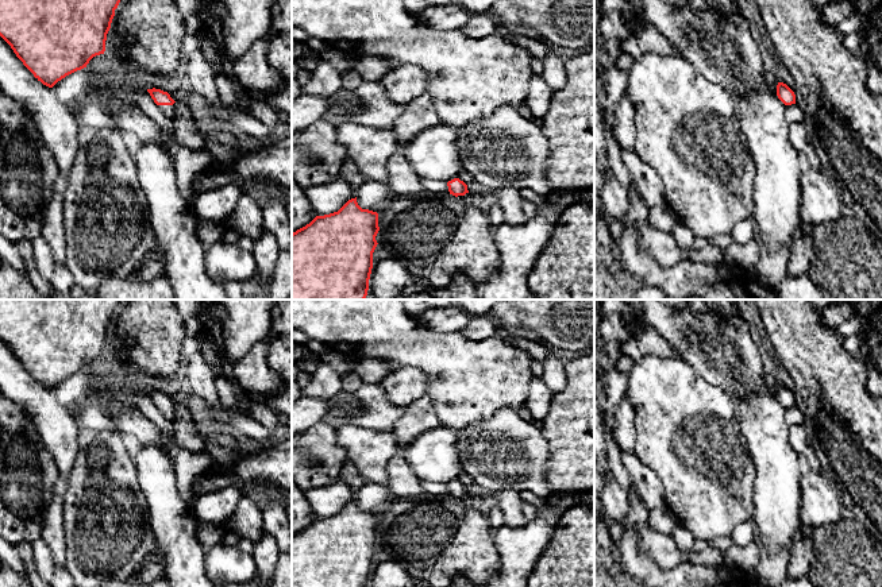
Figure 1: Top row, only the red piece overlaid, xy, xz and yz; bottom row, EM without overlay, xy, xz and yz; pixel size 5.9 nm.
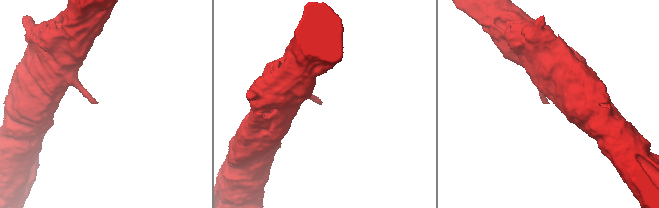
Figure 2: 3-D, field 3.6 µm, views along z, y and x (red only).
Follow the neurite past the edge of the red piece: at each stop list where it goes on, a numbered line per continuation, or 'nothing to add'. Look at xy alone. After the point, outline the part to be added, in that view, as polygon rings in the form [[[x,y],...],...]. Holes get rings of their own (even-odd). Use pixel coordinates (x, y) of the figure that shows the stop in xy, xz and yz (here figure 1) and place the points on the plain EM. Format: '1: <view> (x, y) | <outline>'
1: xy (168, 413) | [[[174,406],[173,408],[159,408],[159,410],[167,421],[174,420]]]

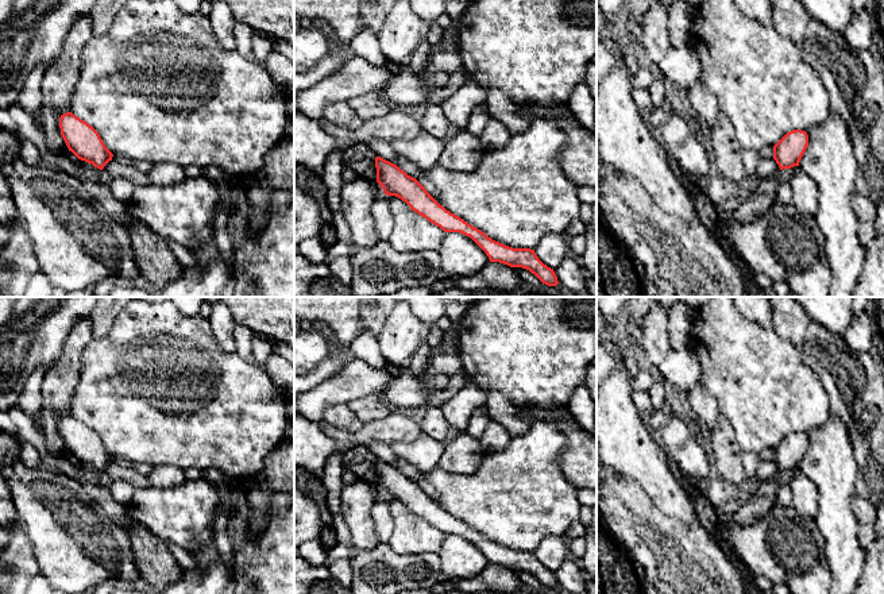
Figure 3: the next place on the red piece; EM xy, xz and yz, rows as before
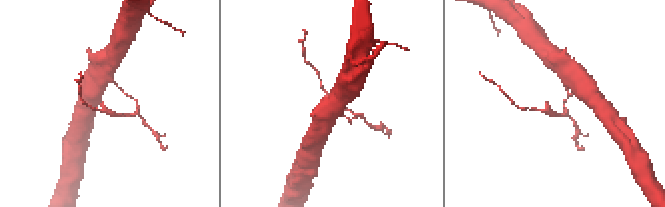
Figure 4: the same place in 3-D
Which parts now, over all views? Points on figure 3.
nothing to add

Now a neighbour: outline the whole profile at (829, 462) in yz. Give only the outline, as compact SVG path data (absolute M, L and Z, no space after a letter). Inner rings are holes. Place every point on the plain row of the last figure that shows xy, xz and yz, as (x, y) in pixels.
M833 413L823 425L806 432L808 448L799 464L818 487L815 524L826 543L831 571L829 594L853 594L865 560L853 512L858 464L849 432Z

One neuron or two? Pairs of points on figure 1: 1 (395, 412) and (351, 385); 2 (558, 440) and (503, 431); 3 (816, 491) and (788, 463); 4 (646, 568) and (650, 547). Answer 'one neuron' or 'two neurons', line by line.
1: two neurons
2: two neurons
3: two neurons
4: two neurons

